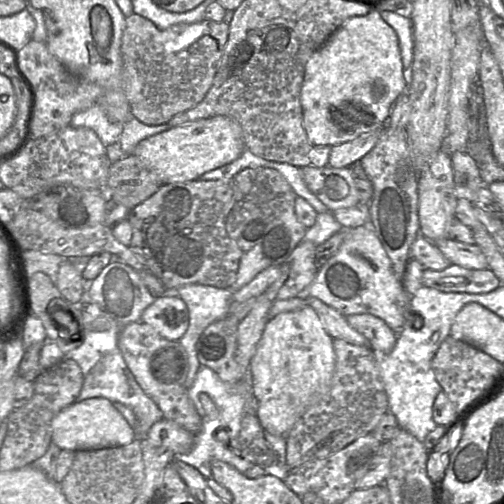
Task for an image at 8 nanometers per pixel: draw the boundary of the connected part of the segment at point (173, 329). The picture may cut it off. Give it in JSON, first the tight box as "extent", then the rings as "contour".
{"extent":[141,295,189,341],"contour":[[[162,295],[143,311],[141,321],[163,338],[178,341],[188,328],[189,314],[180,296]]]}

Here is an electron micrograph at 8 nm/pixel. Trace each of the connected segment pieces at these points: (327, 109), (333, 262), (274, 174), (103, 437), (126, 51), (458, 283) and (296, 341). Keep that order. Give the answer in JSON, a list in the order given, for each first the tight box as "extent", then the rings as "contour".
[{"extent":[300,10,408,147],"contour":[[[370,10],[365,16],[344,21],[305,65],[300,102],[309,143],[332,147],[381,129],[387,123],[393,105],[407,89],[408,74],[403,69],[397,35],[381,18],[380,12]]]},{"extent":[298,221,410,335],"contour":[[[371,221],[356,228],[342,228],[345,233],[344,240],[336,254],[325,263],[318,271],[313,282],[303,289],[298,297],[306,299],[309,296],[318,298],[327,305],[336,309],[344,316],[353,314],[372,314],[381,318],[386,324],[399,335],[403,330],[404,323],[408,319],[408,304],[410,295],[404,290],[391,266],[391,261],[371,226]]]},{"extent":[225,167,306,291],"contour":[[[266,167],[245,168],[232,178],[232,188],[234,205],[225,218],[225,229],[241,251],[236,279],[229,288],[237,291],[264,269],[282,265],[294,248],[304,240],[306,228],[295,214],[295,200],[298,196],[277,170]]]},{"extent":[51,398,135,450],"contour":[[[105,398],[75,402],[59,412],[51,422],[51,441],[61,450],[99,450],[120,447],[135,440],[135,433],[123,415]]]},{"extent":[121,15,229,125],"contour":[[[140,15],[126,17],[121,43],[122,82],[133,117],[146,125],[166,124],[175,115],[200,103],[212,86],[228,37],[229,25],[224,21],[204,19],[198,23],[176,24],[160,29]]]},{"extent":[422,264,501,294],"contour":[[[451,264],[444,270],[424,269],[422,285],[441,292],[483,294],[501,285],[501,281],[490,269],[468,269]]]},{"extent":[250,306,335,436],"contour":[[[309,306],[269,319],[250,362],[256,414],[264,431],[285,436],[311,404],[330,386],[335,369],[333,338]]]}]

